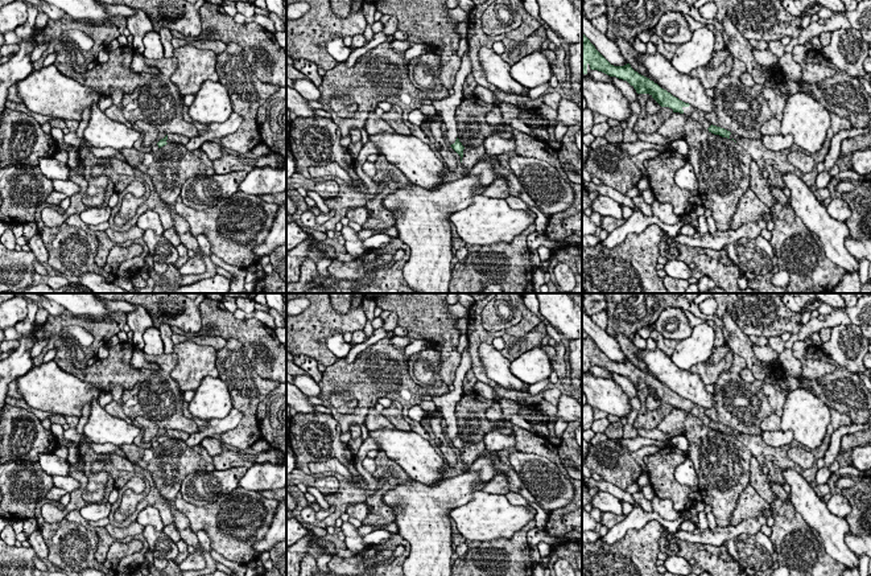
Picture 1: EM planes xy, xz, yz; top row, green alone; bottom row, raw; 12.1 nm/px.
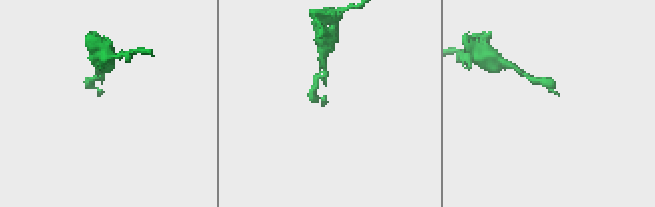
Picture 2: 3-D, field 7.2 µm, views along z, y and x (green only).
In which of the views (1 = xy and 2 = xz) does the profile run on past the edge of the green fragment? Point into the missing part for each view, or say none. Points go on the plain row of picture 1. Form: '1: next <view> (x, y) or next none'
1: next xy (172, 433)
2: next xz (471, 452)

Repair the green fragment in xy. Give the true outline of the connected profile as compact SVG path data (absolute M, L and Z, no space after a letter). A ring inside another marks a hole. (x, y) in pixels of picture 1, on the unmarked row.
M169 429L166 431L164 435L161 435L157 441L158 444L169 440L169 439L174 439L174 440L182 440L182 441L186 441L189 439L189 433L186 432L182 432L182 431L178 431L178 429Z

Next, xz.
M458 433L455 439L451 440L450 443L461 452L461 458L463 461L465 472L470 469L472 462L476 461L486 449L484 440L472 444L465 444Z

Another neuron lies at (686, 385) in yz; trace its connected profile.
M639 349L637 358L656 377L656 379L680 396L703 407L711 408L715 404L714 395L705 388L699 374L681 370L670 357L655 349Z

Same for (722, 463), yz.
M690 412L684 435L702 502L711 506L718 527L728 527L739 495L750 484L752 453L734 436L711 429Z

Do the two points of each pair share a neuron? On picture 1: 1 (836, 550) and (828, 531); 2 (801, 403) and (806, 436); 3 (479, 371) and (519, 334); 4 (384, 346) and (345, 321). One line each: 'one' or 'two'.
1: one
2: one
3: one
4: two

